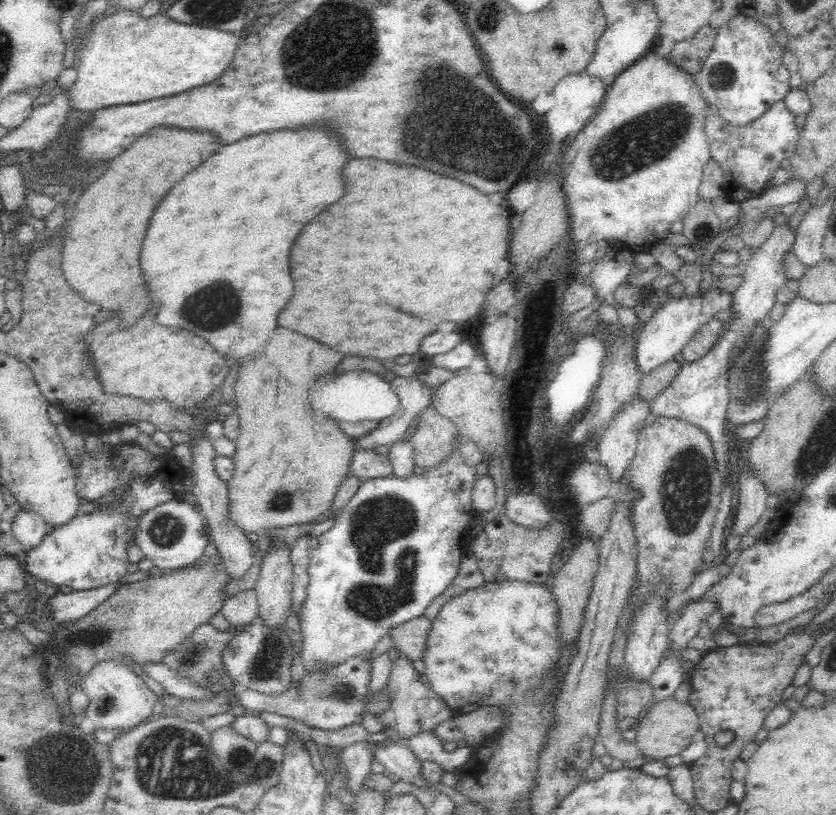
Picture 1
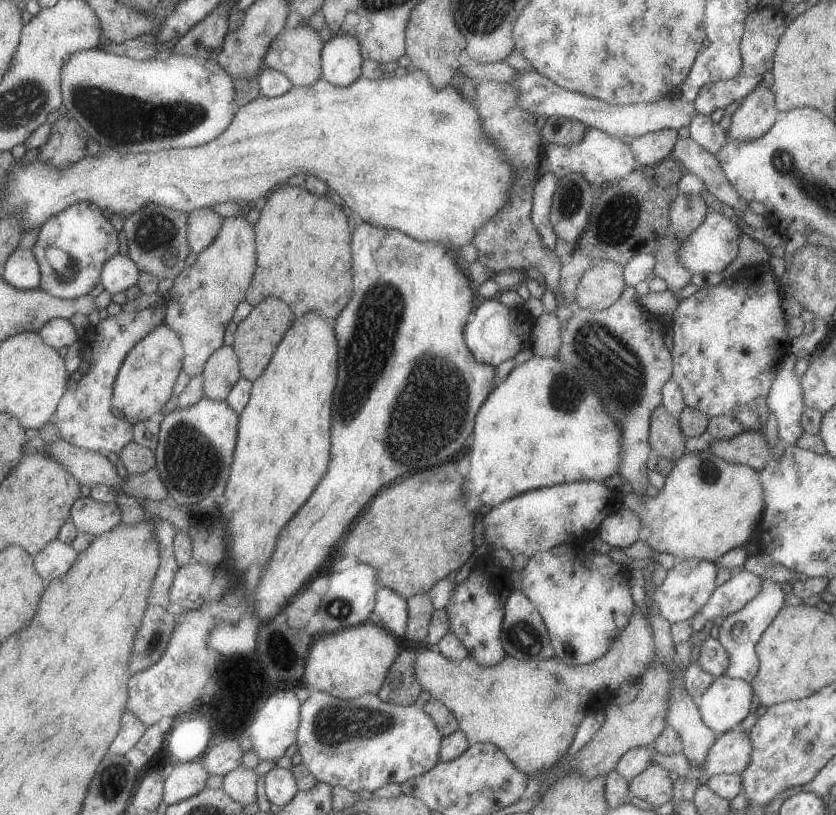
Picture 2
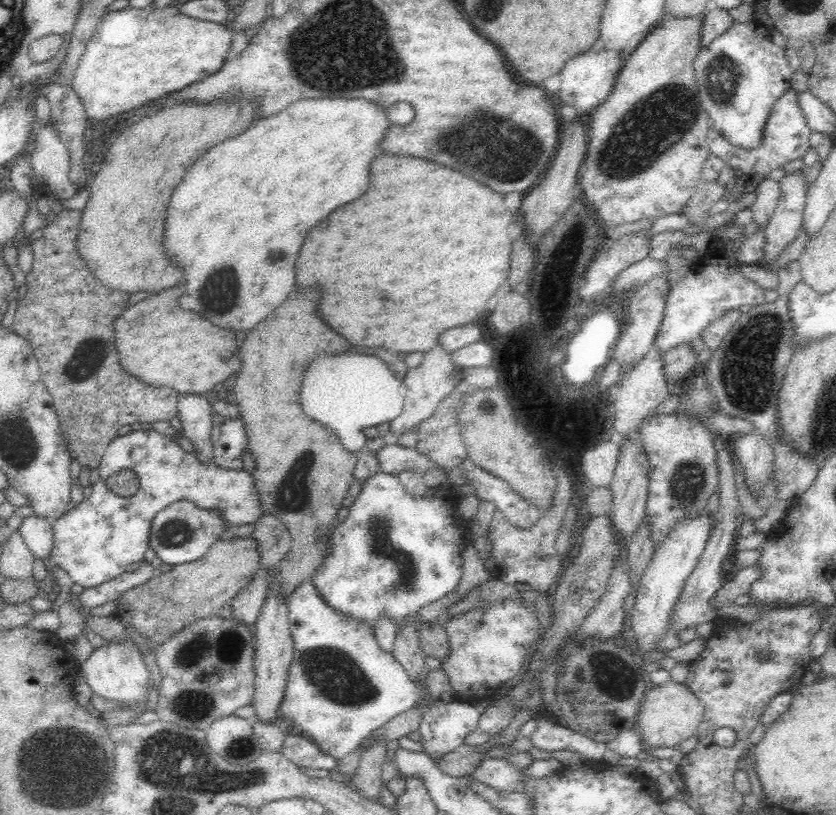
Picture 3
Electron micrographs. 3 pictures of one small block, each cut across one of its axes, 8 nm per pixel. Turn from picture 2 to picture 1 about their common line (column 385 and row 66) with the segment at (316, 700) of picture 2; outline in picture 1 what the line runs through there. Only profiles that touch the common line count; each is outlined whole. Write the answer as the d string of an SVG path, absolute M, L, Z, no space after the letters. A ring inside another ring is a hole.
M739 13L719 28L712 50L703 62L702 68L694 75L695 83L699 86L707 104L711 106L711 110L716 111L726 124L746 126L762 116L771 104L782 101L791 89L789 81L791 74L782 58L782 47L776 42L772 31L761 22Z

